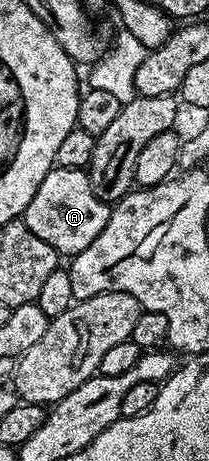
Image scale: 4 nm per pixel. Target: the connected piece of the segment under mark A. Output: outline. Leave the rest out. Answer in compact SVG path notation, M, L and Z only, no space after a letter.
M56 166L49 174L45 174L45 182L37 186L37 194L33 194L33 202L29 202L21 219L25 226L29 226L29 230L33 230L33 234L37 234L37 238L49 242L49 246L53 246L56 252L64 257L74 258L78 252L85 250L85 246L89 246L89 242L93 242L93 238L97 238L97 234L101 234L101 230L105 230L105 222L109 222L111 209L112 205L108 201L97 198L90 175L84 169L69 170Z

